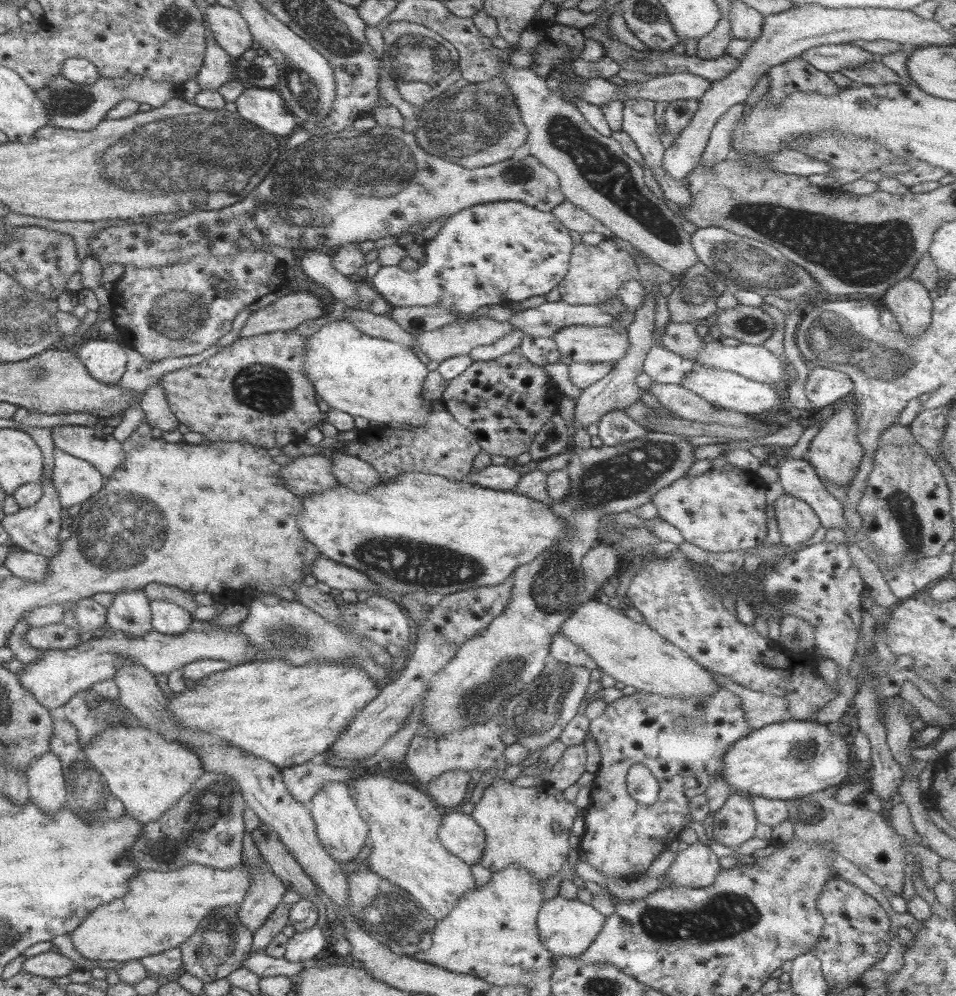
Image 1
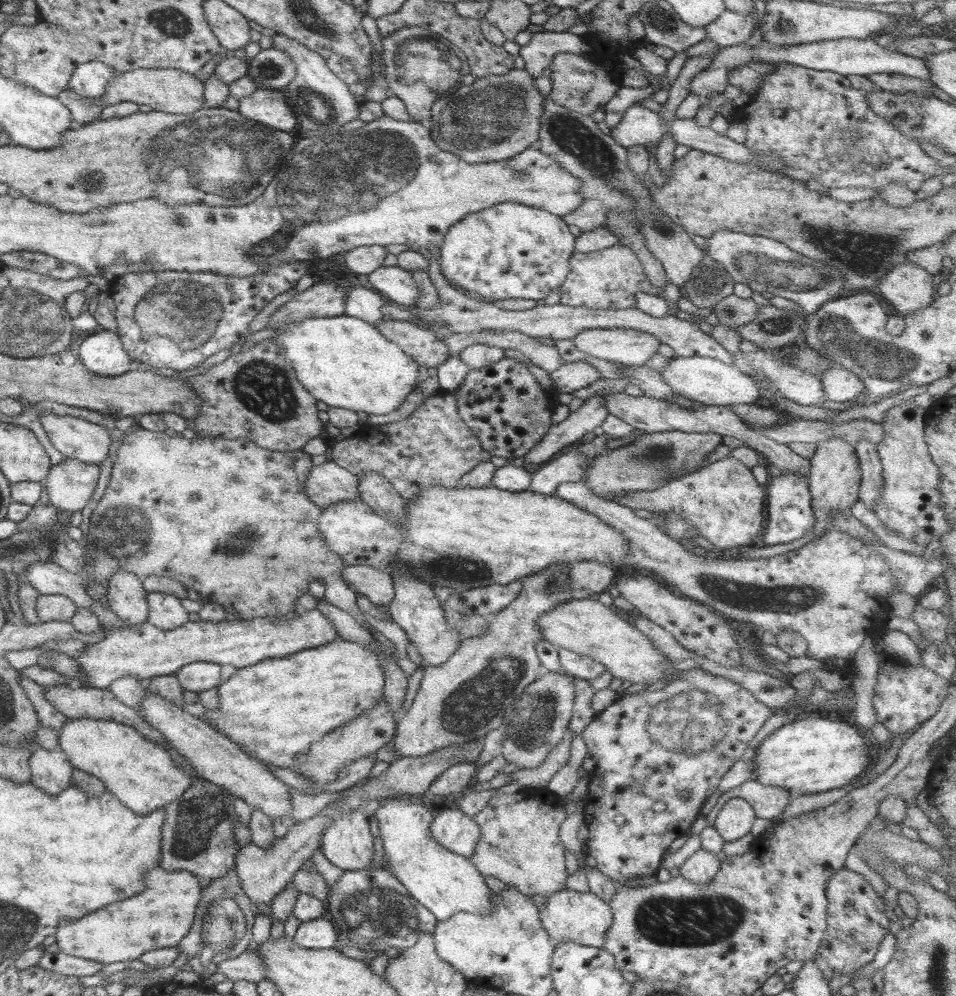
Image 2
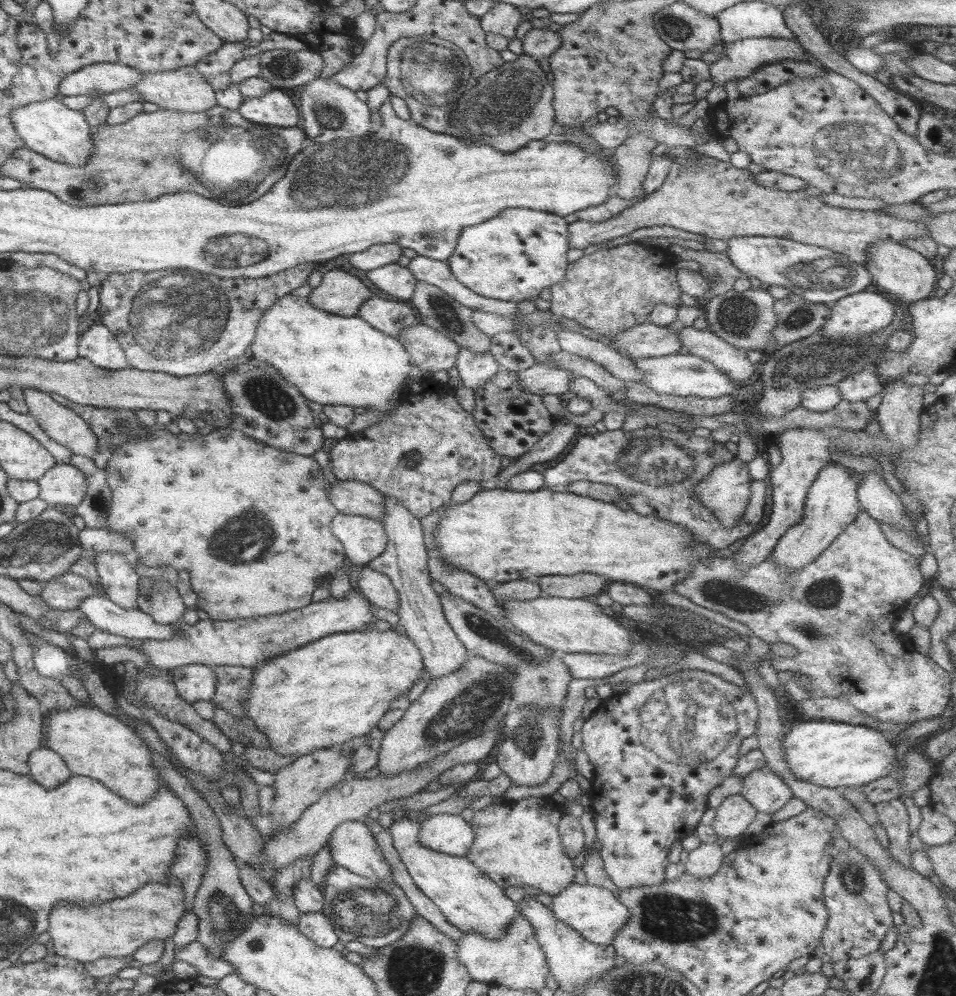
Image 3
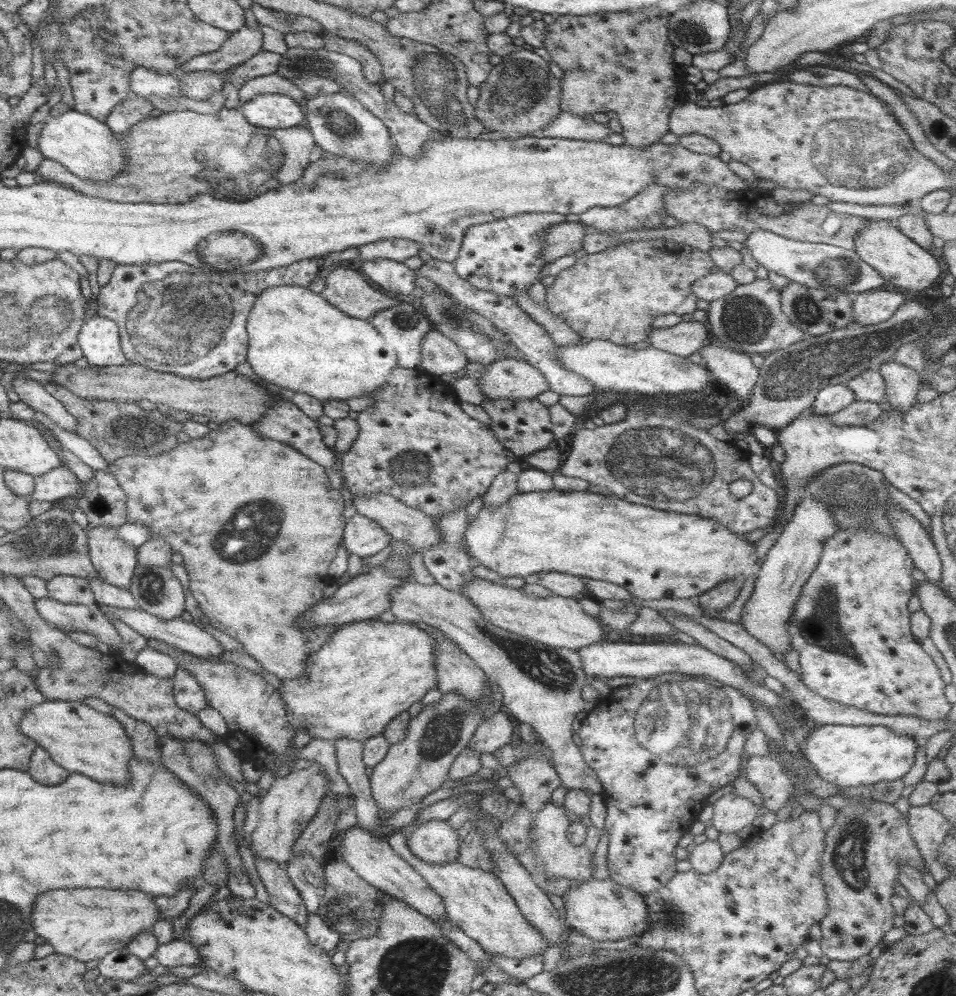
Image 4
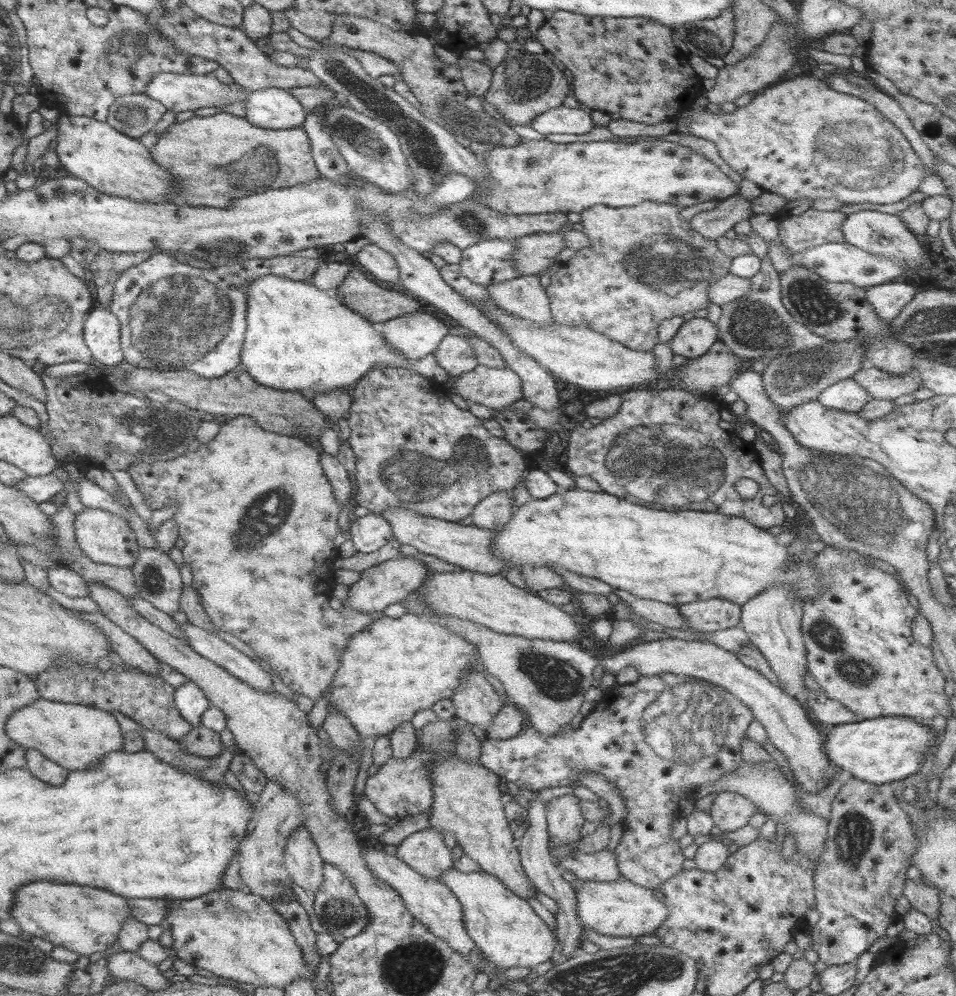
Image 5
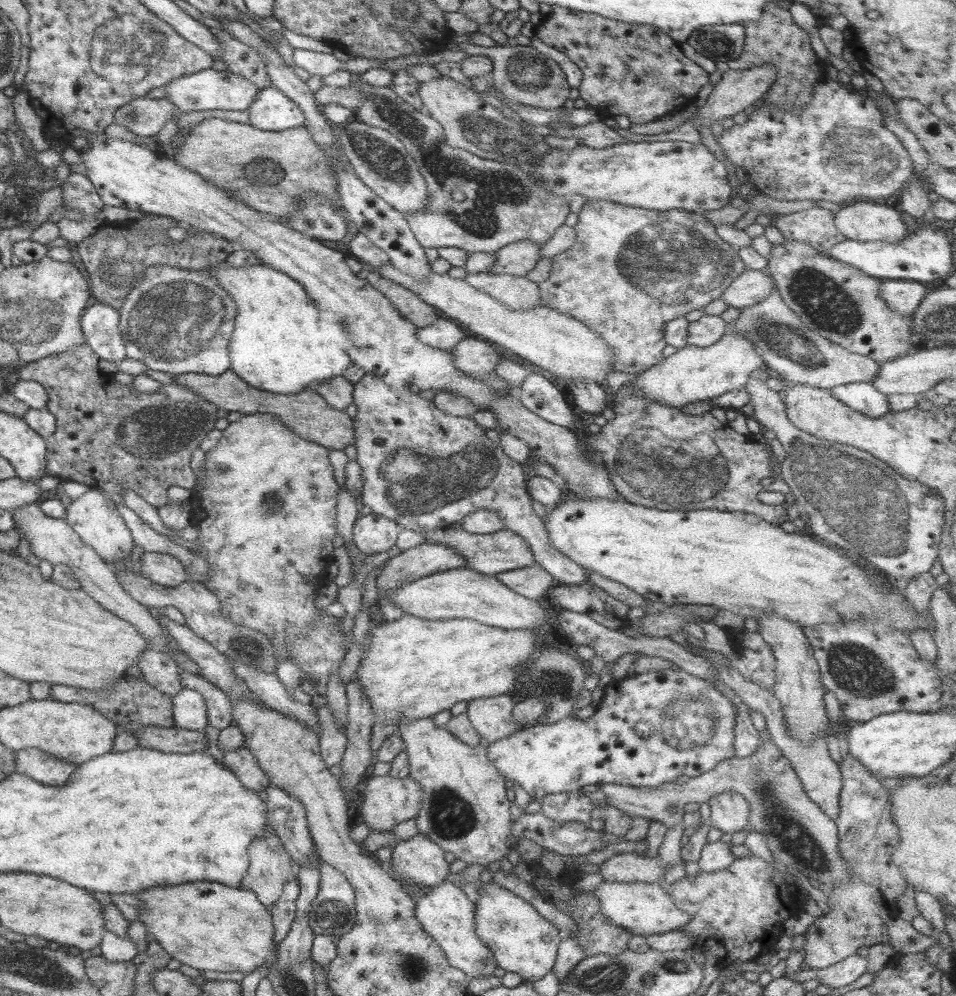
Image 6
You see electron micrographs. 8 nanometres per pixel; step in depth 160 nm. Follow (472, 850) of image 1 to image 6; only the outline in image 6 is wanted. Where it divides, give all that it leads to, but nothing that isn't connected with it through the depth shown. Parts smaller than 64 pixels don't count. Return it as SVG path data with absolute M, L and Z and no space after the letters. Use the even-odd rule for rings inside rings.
M422 833L408 840L398 840L392 846L391 860L387 864L392 877L404 882L409 895L418 898L414 892L416 885L438 886L450 874L450 863L434 841ZM412 889L412 892L410 892Z

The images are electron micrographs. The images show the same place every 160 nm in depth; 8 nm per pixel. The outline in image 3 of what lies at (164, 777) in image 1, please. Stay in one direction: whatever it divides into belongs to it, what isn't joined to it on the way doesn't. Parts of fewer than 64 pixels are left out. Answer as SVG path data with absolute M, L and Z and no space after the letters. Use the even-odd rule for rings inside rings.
M72 707L69 709L48 711L47 727L45 730L46 747L57 752L67 764L67 767L74 775L89 776L106 785L106 788L122 796L124 800L132 804L144 804L156 794L160 787L166 787L165 780L158 774L157 768L153 766L151 759L151 749L139 737L139 734L130 728L128 724L102 712L94 707Z

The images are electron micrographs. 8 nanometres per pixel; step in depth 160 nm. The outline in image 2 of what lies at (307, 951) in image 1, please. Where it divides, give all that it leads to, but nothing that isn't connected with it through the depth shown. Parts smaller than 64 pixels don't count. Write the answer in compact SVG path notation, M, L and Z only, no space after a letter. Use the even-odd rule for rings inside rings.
M322 916L301 922L293 940L300 948L328 949L339 946L337 936L335 926Z

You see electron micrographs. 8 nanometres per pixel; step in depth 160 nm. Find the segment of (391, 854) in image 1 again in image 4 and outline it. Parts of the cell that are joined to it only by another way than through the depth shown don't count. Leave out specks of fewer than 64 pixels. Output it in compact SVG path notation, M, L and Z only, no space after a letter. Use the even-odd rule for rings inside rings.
M397 830L390 831L386 840L394 852L422 876L431 890L443 898L447 918L460 927L469 938L478 942L486 954L526 959L543 953L548 948L546 941L542 940L538 930L520 912L516 901L496 874L478 867L470 868L457 860L442 864L428 864L408 848L407 838L408 835Z

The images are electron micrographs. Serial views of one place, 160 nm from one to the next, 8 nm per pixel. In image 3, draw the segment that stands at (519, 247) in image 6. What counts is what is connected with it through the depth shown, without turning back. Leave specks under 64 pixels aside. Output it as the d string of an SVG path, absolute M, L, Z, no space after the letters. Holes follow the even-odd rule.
M697 154L693 164L672 163L670 172L662 186L652 194L646 195L642 200L636 201L632 206L620 214L604 222L586 222L577 220L568 225L569 248L586 248L590 244L600 244L605 241L624 236L645 226L674 226L686 232L705 235L711 239L730 240L736 236L775 236L790 240L797 240L802 244L814 245L830 249L838 254L846 255L850 261L866 268L869 244L881 240L893 240L901 243L904 239L913 239L929 235L927 224L919 220L902 220L882 210L858 210L826 205L820 196L810 196L804 189L797 191L784 191L777 188L766 188L758 184L747 168L737 168L730 162L720 161L707 155Z

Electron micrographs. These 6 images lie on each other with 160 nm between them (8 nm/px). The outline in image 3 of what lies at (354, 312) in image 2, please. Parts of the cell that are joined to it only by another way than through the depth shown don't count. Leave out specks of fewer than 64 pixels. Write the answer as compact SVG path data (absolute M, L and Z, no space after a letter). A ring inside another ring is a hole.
M375 294L362 304L357 316L396 339L405 328L418 322L416 310L406 305L406 302L385 300Z

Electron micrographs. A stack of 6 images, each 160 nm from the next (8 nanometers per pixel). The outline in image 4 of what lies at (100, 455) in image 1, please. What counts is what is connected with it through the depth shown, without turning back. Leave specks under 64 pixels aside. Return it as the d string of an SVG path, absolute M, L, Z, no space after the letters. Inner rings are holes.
M23 370L17 372L17 377L11 380L11 385L11 394L14 398L31 406L35 412L43 412L60 428L77 434L77 420L45 389L44 384L32 380Z

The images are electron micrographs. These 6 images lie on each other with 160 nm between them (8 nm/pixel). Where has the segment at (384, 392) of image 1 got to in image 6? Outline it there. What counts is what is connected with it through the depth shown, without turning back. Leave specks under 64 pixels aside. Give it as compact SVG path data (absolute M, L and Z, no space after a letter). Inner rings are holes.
M226 261L207 274L218 279L220 288L230 293L236 303L237 313L235 327L229 340L229 357L231 370L250 386L260 390L280 394L294 394L333 376L343 376L343 372L354 366L349 355L349 345L353 343L353 333L350 332L346 318L324 306L324 302L312 300L305 288L283 272L264 266L246 266L246 268L230 268Z

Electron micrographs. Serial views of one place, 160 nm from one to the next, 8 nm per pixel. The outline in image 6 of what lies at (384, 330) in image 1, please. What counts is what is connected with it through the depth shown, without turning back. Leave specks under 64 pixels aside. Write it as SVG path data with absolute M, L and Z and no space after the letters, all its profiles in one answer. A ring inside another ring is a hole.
M465 337L450 352L453 362L468 375L495 372L501 355L493 345L479 337Z

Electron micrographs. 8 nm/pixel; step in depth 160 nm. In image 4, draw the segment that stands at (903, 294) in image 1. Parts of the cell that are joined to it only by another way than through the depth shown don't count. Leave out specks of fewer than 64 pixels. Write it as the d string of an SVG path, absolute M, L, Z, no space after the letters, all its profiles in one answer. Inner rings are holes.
M869 219L866 226L858 231L854 244L859 259L880 273L886 284L894 284L904 290L926 290L940 276L936 258L889 220Z

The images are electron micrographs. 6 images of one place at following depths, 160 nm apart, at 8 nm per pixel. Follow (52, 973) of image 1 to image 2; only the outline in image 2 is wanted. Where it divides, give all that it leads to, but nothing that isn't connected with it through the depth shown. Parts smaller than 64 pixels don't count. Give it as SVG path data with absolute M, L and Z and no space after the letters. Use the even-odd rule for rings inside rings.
M60 951L58 954L44 952L42 958L38 960L38 966L62 976L85 977L99 974L103 964L93 960L72 957Z

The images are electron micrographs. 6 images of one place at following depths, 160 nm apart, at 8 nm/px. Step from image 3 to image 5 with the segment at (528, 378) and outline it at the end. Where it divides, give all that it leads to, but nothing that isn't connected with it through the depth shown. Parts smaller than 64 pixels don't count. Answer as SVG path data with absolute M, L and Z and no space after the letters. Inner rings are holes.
M477 365L475 370L464 372L454 384L454 391L466 401L477 402L493 409L510 407L512 403L523 398L522 381L510 367L491 368Z

